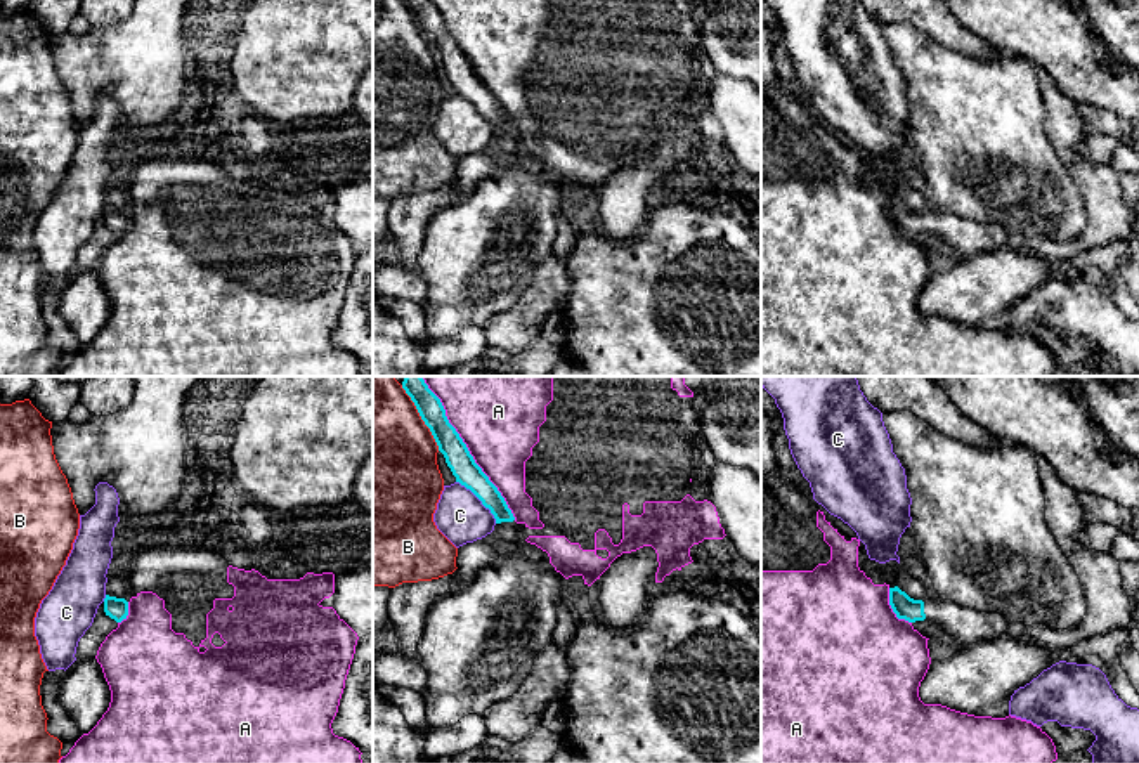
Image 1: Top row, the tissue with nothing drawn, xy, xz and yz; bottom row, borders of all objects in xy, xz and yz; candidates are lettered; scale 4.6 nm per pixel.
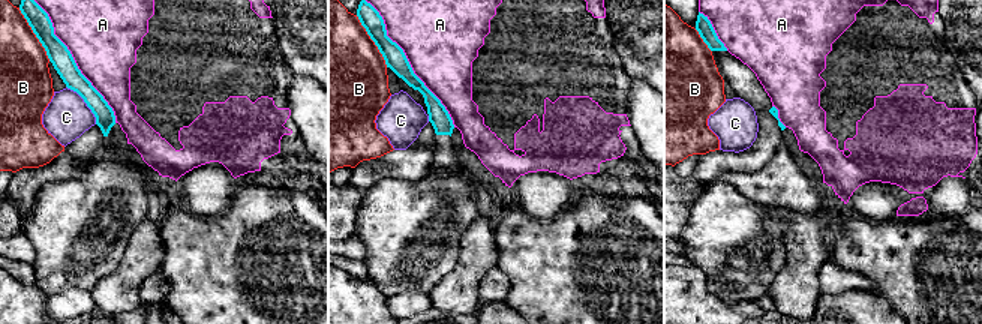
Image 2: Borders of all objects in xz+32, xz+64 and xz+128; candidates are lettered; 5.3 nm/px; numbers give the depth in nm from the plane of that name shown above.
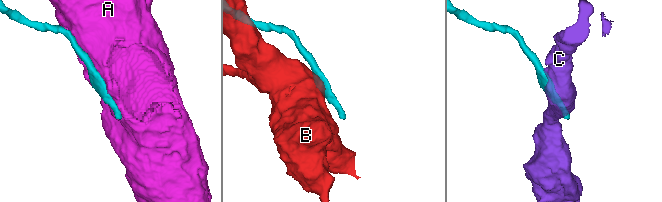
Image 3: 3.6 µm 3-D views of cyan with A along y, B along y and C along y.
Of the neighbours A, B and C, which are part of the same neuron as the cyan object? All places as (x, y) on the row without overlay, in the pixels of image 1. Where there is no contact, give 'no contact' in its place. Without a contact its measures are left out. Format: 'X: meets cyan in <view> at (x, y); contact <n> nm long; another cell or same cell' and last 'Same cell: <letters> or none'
A: meets cyan in xz at (470, 66); contact 750 nm long; another cell
B: meets cyan in xz at (422, 30); contact 340 nm long; another cell
C: meets cyan in xz at (479, 110); contact 280 nm long; another cell
Same cell: none

